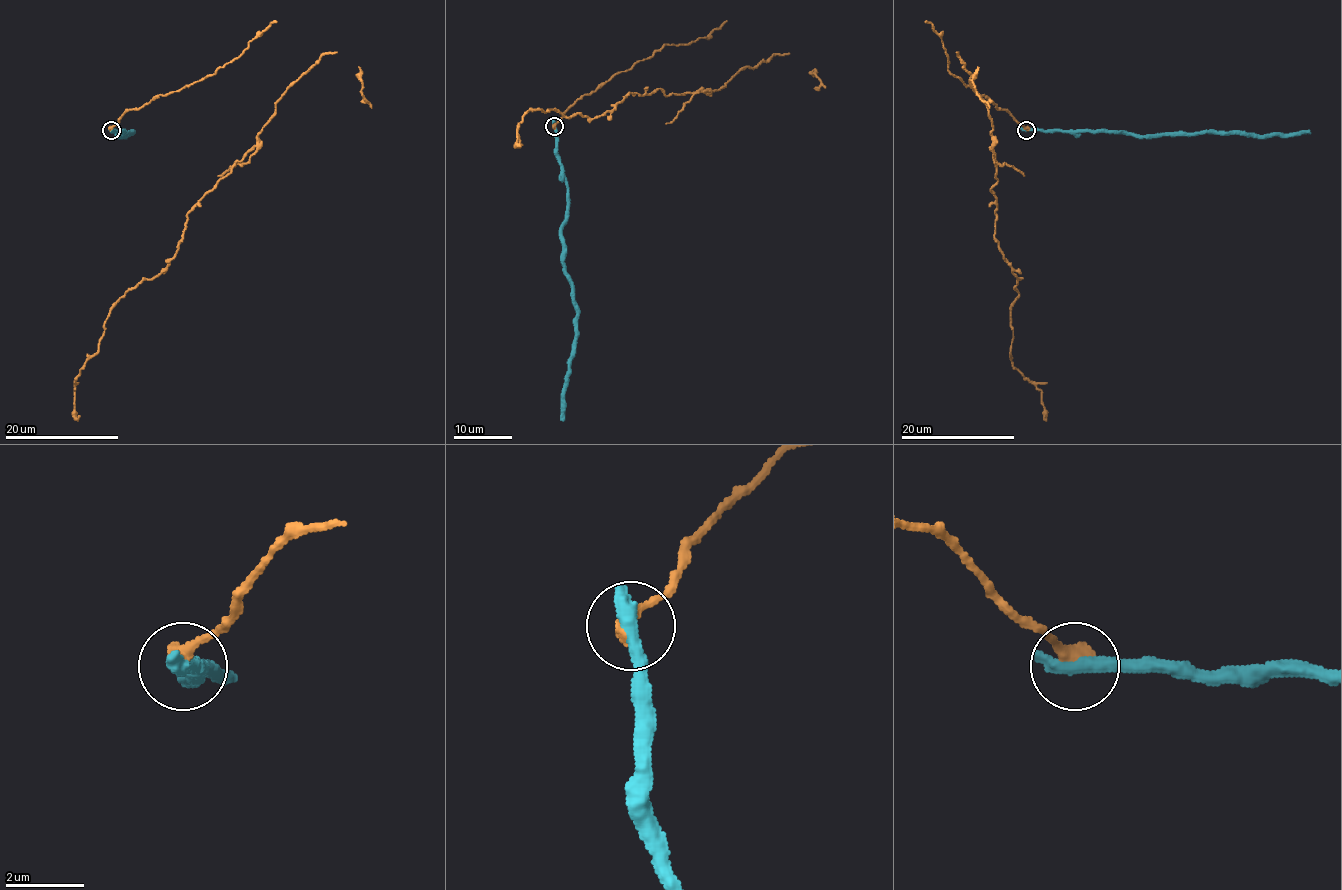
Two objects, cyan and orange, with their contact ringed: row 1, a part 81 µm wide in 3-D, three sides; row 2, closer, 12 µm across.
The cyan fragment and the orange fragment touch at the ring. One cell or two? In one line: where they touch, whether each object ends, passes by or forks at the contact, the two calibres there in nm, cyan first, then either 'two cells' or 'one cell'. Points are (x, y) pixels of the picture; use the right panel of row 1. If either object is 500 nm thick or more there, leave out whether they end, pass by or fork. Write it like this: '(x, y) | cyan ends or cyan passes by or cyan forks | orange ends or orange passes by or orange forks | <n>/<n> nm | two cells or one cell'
(1026, 130) | 500/440 nm | two cells

